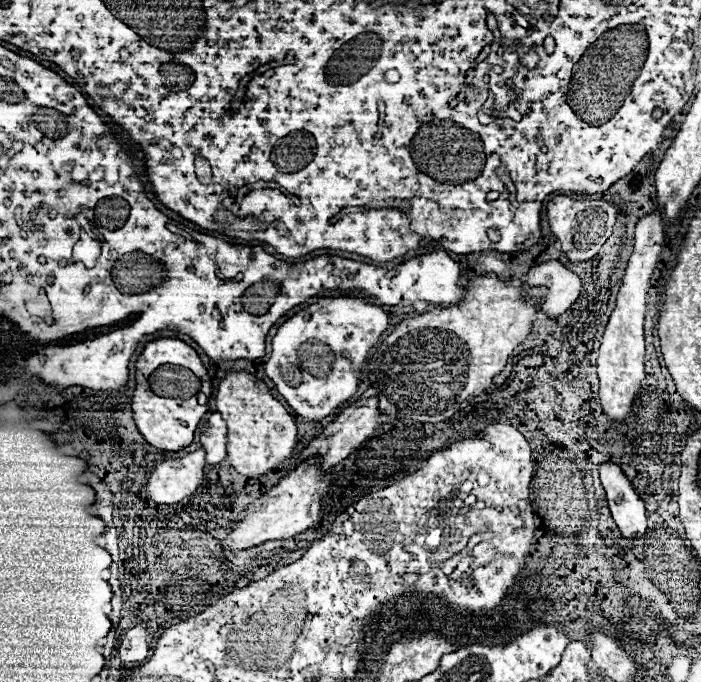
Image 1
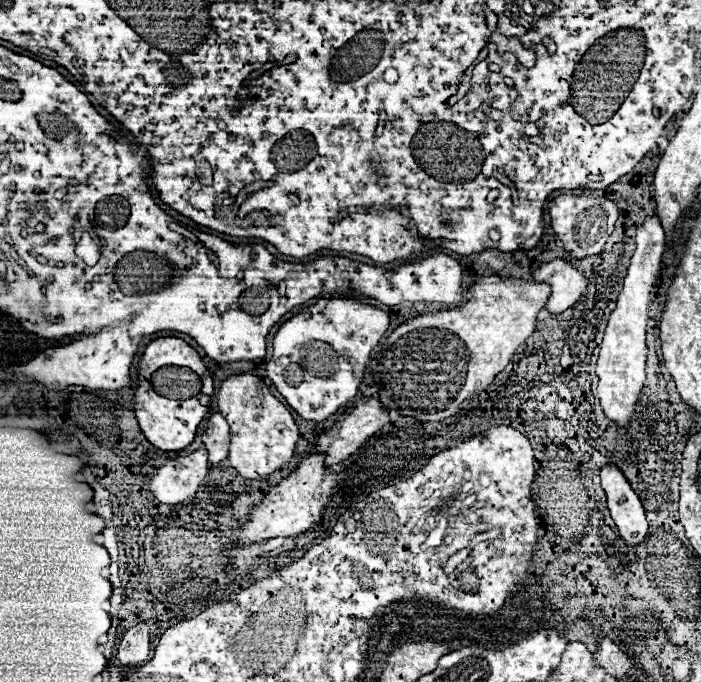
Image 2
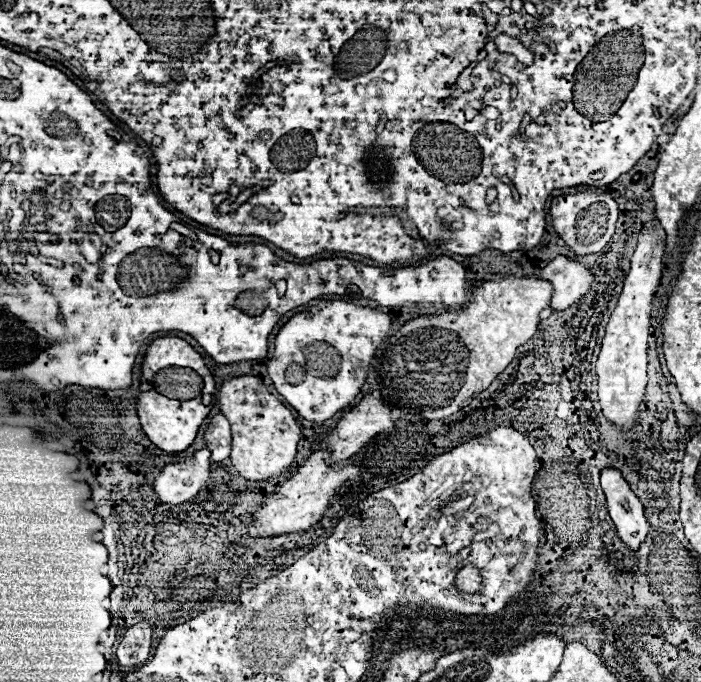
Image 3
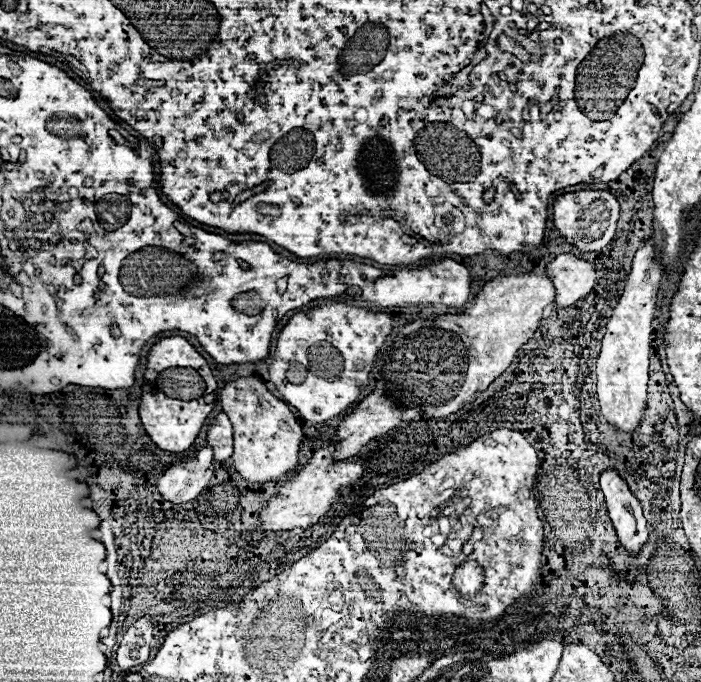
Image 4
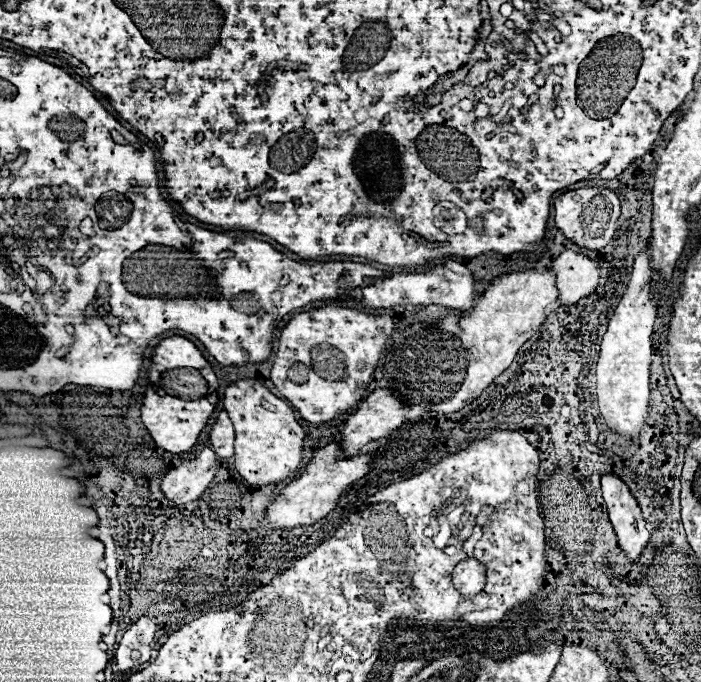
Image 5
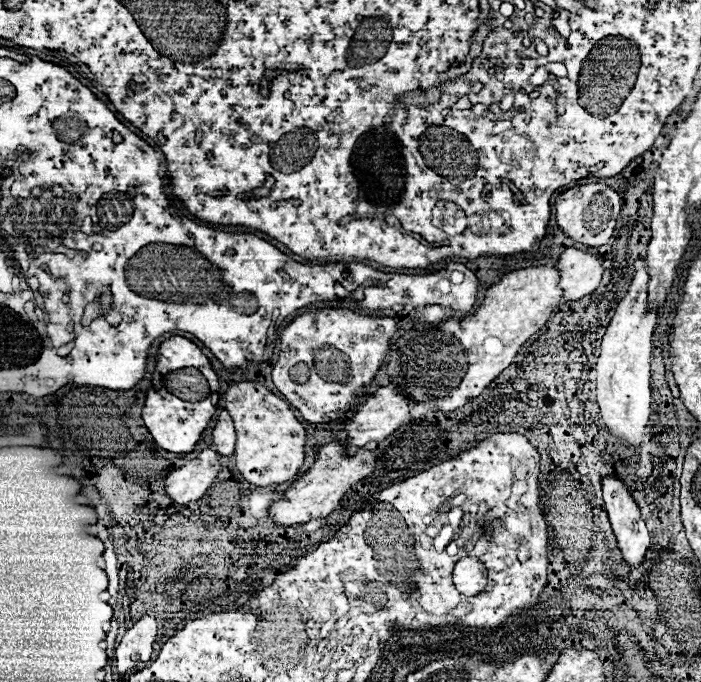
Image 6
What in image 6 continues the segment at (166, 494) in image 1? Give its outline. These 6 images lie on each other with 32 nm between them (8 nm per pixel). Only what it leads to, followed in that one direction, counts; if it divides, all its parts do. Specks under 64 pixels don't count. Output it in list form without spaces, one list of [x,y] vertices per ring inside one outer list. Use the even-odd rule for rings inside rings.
[[[204,448],[196,460],[188,462],[178,470],[172,470],[166,476],[164,480],[166,492],[176,504],[188,504],[200,500],[212,486],[220,470],[222,464],[218,460],[218,454],[210,448]]]

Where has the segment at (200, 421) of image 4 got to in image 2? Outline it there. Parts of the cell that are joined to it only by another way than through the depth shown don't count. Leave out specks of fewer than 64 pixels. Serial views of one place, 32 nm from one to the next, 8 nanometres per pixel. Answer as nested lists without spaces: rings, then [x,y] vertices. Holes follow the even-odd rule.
[[[138,386],[134,400],[136,400],[134,410],[136,410],[140,430],[144,432],[144,436],[148,438],[150,444],[154,444],[156,448],[166,450],[166,452],[178,452],[178,450],[184,450],[186,446],[190,446],[196,436],[198,424],[210,412],[210,408],[202,406],[198,398],[170,400],[170,398],[156,396],[156,392],[152,388],[140,388],[140,386]]]

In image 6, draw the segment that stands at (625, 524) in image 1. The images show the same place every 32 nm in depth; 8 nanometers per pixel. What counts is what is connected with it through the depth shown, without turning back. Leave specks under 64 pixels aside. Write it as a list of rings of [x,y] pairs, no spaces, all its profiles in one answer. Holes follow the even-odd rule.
[[[604,478],[602,492],[608,518],[618,540],[618,548],[626,564],[636,568],[642,564],[644,554],[650,546],[650,534],[646,530],[644,520],[640,518],[640,510],[626,486],[616,478]]]

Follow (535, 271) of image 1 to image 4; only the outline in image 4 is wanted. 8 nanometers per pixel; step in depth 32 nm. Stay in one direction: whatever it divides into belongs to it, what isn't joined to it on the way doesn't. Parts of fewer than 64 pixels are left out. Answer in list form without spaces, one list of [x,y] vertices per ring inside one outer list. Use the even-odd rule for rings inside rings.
[[[566,252],[556,256],[548,266],[546,274],[554,280],[556,286],[556,306],[566,308],[576,304],[580,298],[592,292],[596,286],[594,264],[582,260],[580,256]]]

